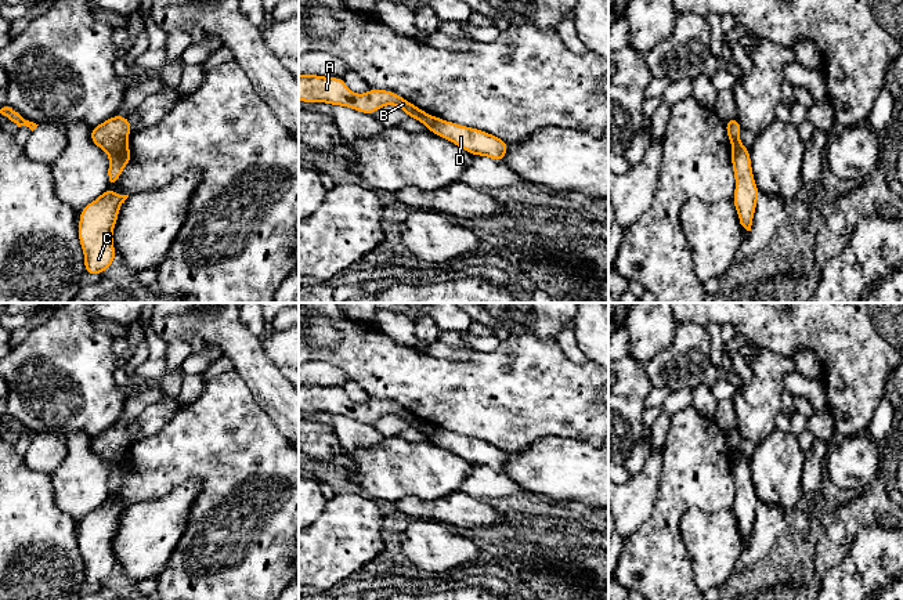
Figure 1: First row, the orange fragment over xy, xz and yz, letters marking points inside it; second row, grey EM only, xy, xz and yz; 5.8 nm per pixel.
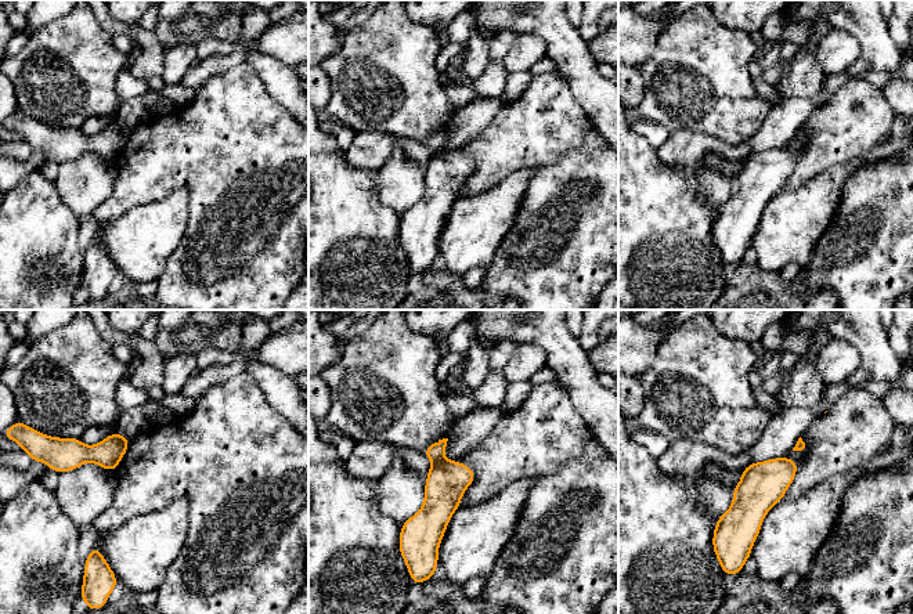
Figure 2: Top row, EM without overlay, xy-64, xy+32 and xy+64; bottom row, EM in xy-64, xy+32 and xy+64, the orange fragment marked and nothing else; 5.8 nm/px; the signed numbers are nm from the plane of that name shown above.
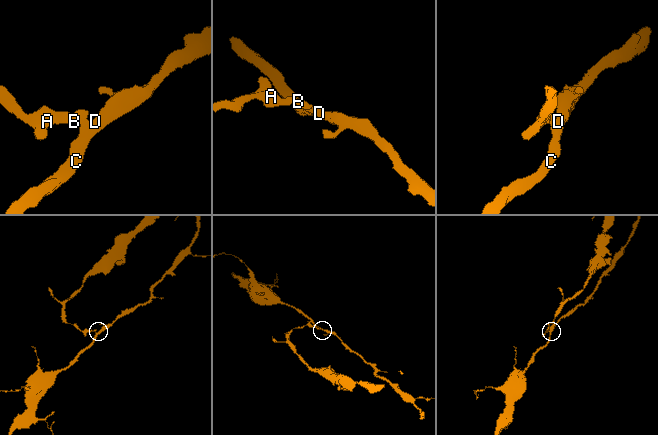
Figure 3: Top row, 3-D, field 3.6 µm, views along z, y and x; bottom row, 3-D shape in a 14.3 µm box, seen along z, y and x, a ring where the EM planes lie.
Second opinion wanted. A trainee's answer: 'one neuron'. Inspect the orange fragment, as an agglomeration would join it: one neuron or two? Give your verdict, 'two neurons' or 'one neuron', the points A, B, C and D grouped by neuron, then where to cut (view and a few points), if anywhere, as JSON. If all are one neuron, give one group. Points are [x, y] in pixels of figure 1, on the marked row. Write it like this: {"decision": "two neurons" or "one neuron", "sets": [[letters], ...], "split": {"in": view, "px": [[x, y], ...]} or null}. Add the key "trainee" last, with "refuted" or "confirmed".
{"decision": "two neurons", "sets": [["A", "B"], ["C", "D"]], "split": {"in": "xy", "px": [[125, 144], [108, 152]]}, "trainee": "refuted"}

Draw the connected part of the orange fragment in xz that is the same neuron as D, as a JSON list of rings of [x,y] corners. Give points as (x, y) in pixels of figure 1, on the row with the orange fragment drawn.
[[[431,116],[425,126],[436,135],[449,140],[467,151],[472,156],[488,156],[495,162],[503,162],[509,142],[478,129],[466,127]]]

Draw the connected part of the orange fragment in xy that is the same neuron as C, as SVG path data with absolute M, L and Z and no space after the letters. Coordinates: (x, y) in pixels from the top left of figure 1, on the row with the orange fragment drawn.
M104 191L80 210L77 234L84 253L86 275L100 275L116 260L112 231L118 224L119 207L129 195Z

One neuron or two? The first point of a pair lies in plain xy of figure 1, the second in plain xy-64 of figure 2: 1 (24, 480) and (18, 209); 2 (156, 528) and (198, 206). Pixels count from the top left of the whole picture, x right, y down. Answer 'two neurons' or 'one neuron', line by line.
1: one neuron
2: two neurons

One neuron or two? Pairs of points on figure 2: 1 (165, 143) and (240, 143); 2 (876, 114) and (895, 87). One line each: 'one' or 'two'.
1: one
2: two

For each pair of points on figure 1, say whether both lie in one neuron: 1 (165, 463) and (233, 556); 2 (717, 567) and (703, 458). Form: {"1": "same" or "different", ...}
{"1": "same", "2": "different"}

